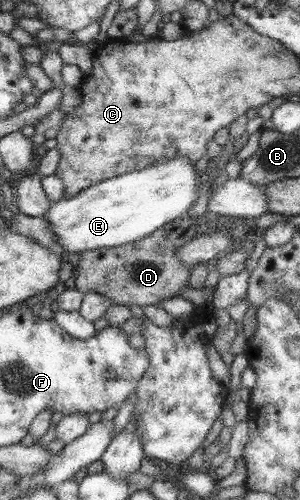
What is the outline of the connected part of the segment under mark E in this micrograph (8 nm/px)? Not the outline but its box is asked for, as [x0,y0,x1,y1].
[41,157,198,258]

